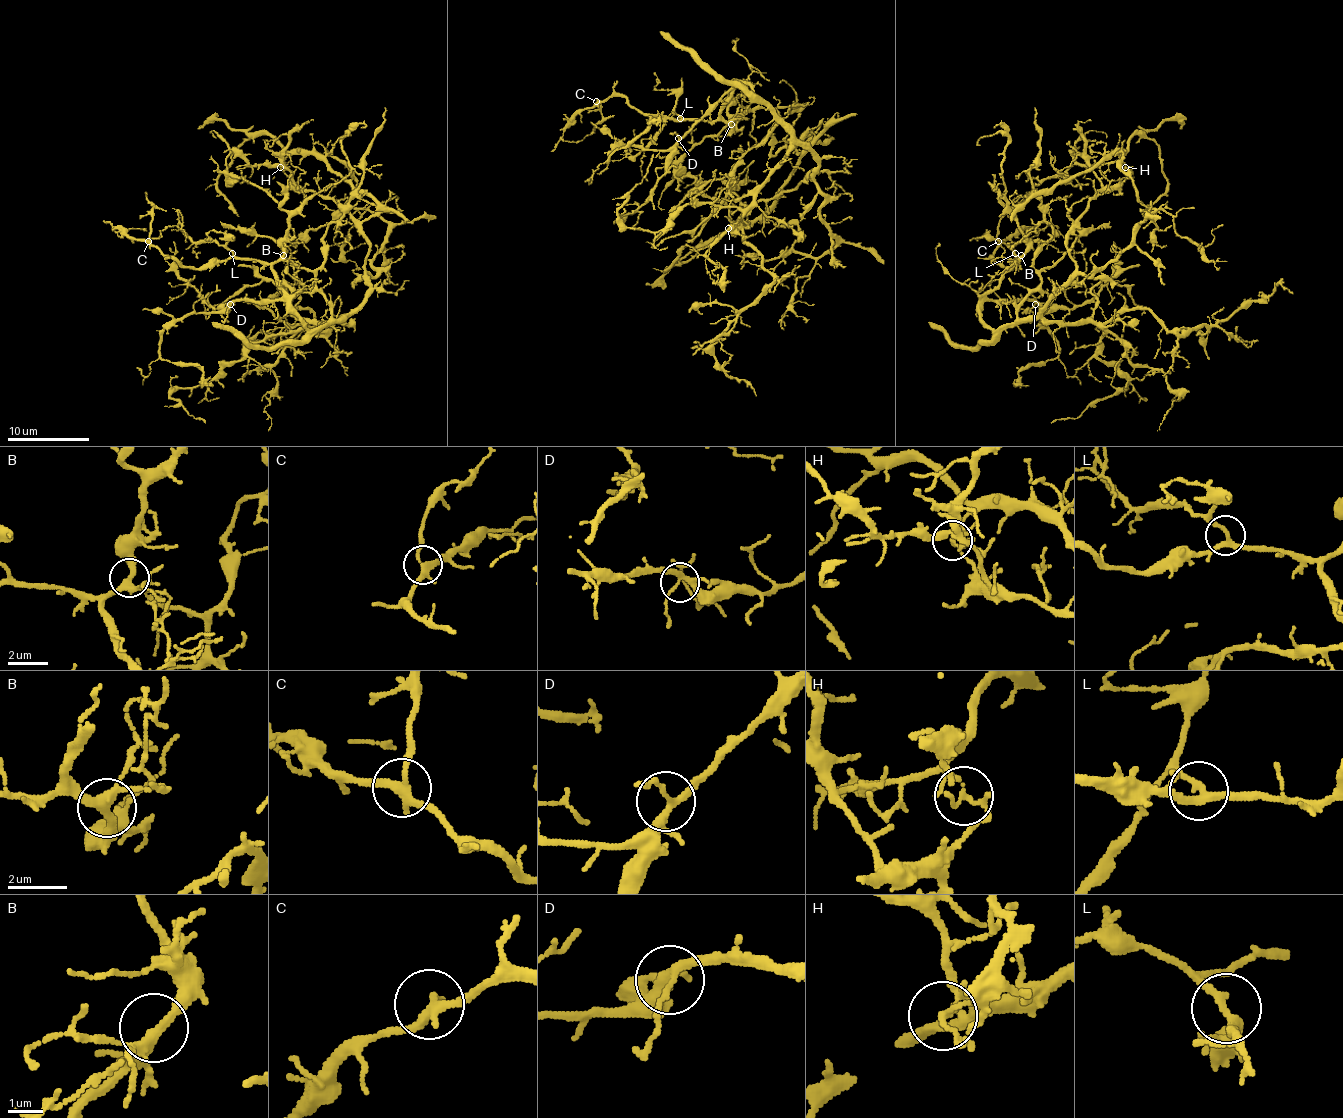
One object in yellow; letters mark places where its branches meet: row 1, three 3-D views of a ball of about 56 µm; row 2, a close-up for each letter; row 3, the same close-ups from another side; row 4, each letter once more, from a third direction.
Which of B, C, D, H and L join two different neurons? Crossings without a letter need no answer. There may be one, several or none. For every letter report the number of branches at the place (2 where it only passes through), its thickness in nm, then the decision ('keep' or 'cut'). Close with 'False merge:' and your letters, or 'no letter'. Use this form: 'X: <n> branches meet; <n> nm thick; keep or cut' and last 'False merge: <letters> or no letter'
B: 4 branches meet; 300 nm thick; keep
C: 3 branches meet; 240 nm thick; keep
D: 4 branches meet; 200 nm thick; keep
H: 4 branches meet; 120 nm thick; cut
L: 3 branches meet; 240 nm thick; keep
False merge: H

